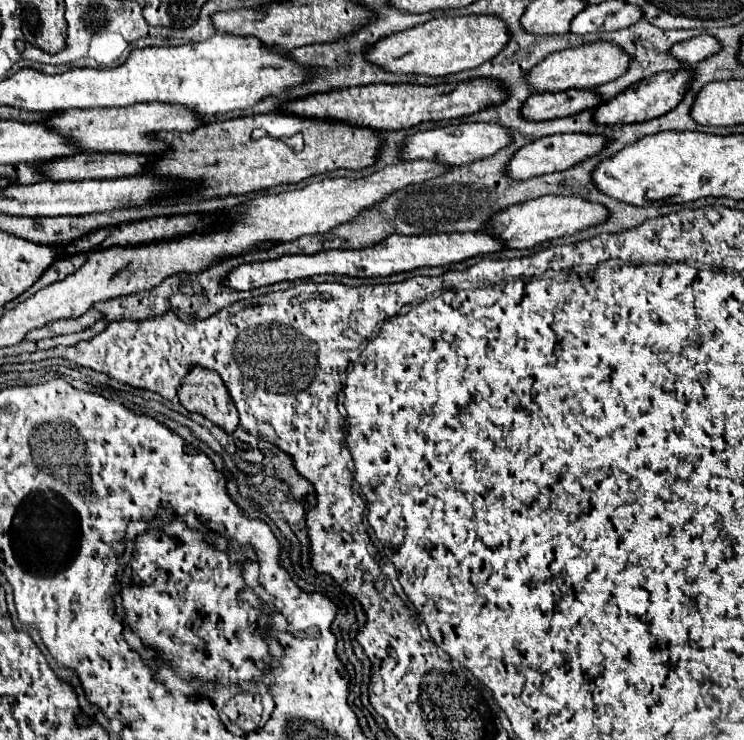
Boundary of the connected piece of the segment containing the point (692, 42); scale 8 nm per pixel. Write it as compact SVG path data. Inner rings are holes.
M708 33L692 37L684 43L678 43L672 47L672 55L680 61L680 63L688 63L688 65L696 65L712 55L716 55L716 51L720 51L720 41Z

